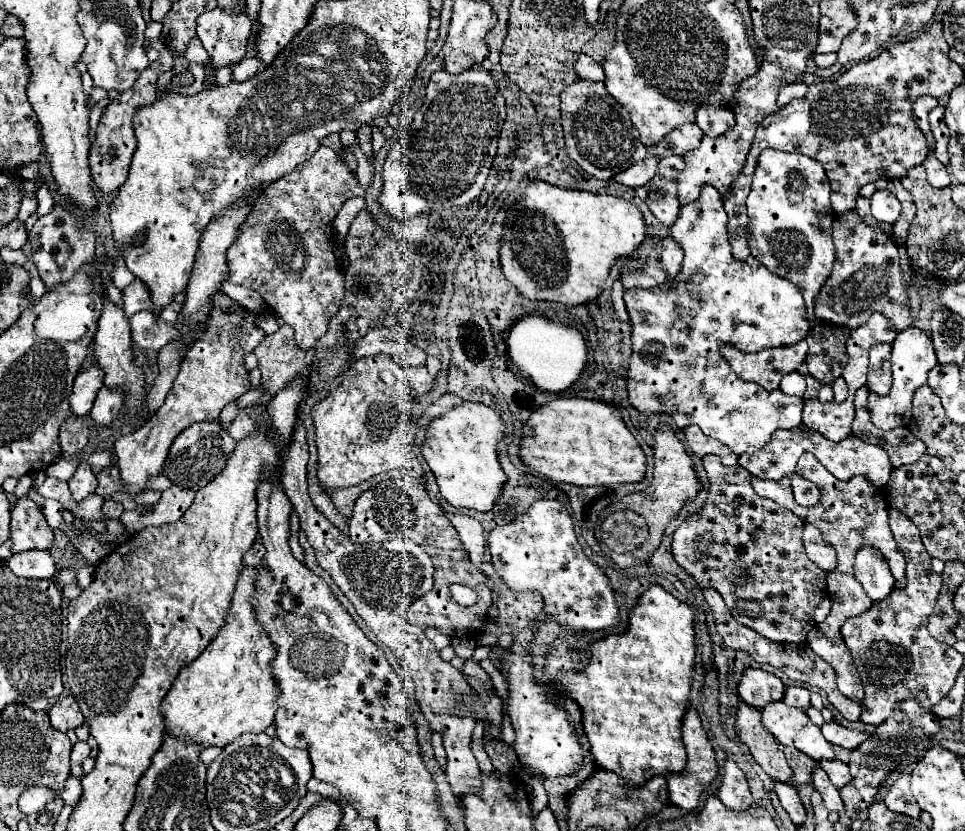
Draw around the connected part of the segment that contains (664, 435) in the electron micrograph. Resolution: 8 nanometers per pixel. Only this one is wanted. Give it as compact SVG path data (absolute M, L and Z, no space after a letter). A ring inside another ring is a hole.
M660 424L656 436L654 436L654 480L650 484L650 488L646 488L640 494L630 494L626 498L622 498L622 502L626 504L628 510L640 514L642 518L646 518L648 522L648 540L638 546L632 552L626 554L616 554L612 550L602 548L620 568L628 568L628 566L636 566L636 564L644 564L652 552L660 546L662 536L668 528L668 524L676 518L676 514L682 510L684 504L692 502L696 498L696 494L702 490L702 484L698 480L698 474L694 472L694 464L690 460L690 456L686 454L684 444L676 438L674 430L668 424Z

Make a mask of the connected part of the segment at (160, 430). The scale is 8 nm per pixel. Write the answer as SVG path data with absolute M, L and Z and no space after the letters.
M214 308L208 320L206 332L200 340L190 348L180 364L180 372L166 396L166 402L160 410L146 422L128 434L128 438L120 438L114 446L118 456L118 468L124 480L124 492L136 496L146 490L148 476L162 472L164 460L174 438L194 422L212 422L218 418L220 410L238 400L244 392L250 390L248 368L244 366L246 350L252 352L260 340L264 340L266 332L258 328L256 314L240 308L240 310L222 310Z

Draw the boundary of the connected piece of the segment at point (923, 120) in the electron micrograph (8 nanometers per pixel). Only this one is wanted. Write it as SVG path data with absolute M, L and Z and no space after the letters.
M922 96L912 104L912 118L916 122L916 126L920 128L920 132L926 136L928 140L928 154L934 152L934 138L932 138L932 130L928 124L928 114L930 110L934 110L938 106L938 100L932 96Z

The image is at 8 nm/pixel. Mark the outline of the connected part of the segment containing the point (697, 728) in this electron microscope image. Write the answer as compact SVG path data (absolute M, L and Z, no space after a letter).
M690 708L684 716L684 724L682 724L682 738L684 738L684 746L688 752L688 764L684 768L684 772L680 774L668 774L668 794L670 794L670 802L674 806L680 806L684 810L694 810L698 806L698 800L702 796L702 792L716 780L718 776L718 762L716 762L716 754L712 750L712 744L708 740L706 730L702 728L702 720L698 716L698 712L694 708Z

